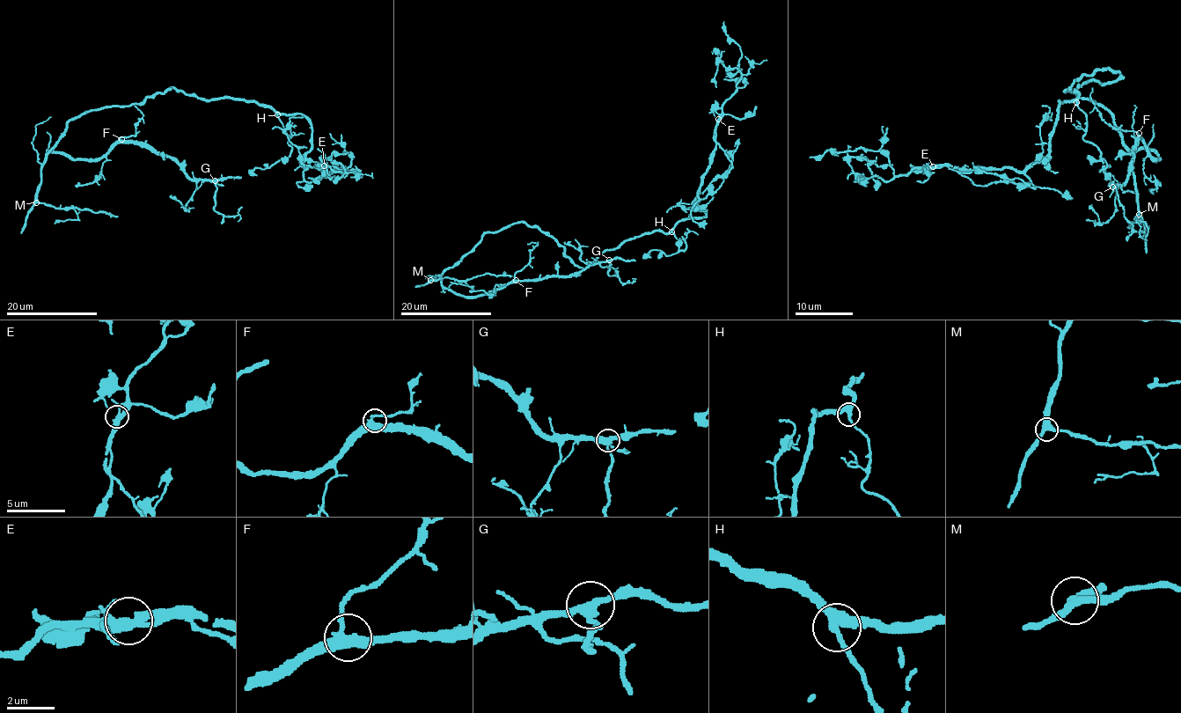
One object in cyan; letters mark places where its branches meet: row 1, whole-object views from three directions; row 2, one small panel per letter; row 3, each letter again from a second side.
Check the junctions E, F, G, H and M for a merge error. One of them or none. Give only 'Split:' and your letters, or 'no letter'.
Split: no letter

